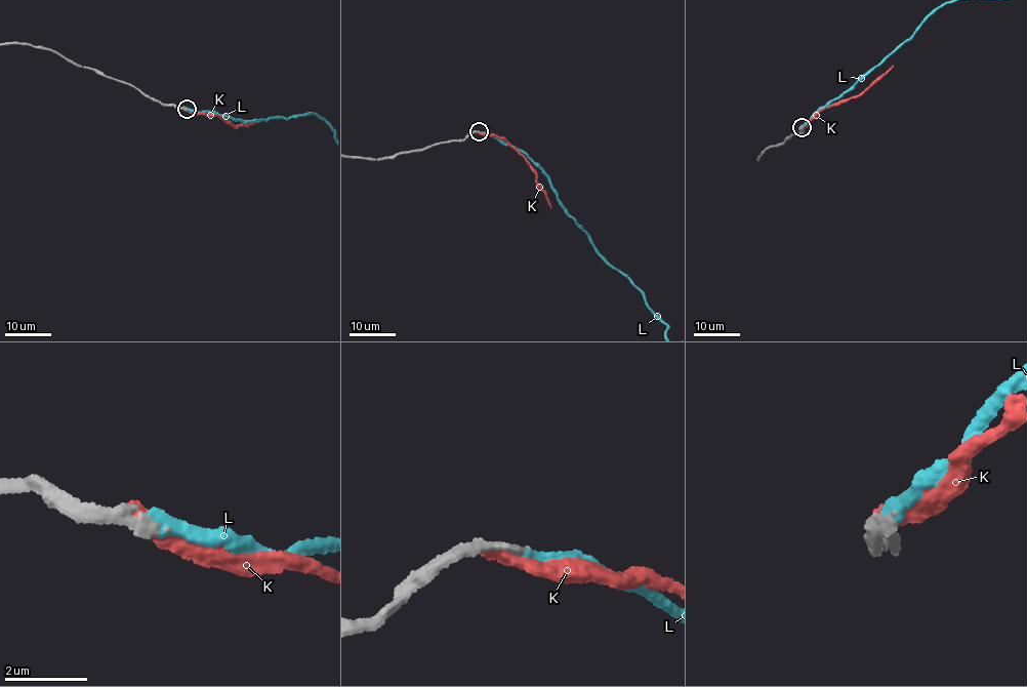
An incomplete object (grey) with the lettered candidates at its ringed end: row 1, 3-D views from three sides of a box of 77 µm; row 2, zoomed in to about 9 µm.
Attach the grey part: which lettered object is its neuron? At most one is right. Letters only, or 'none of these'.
L

